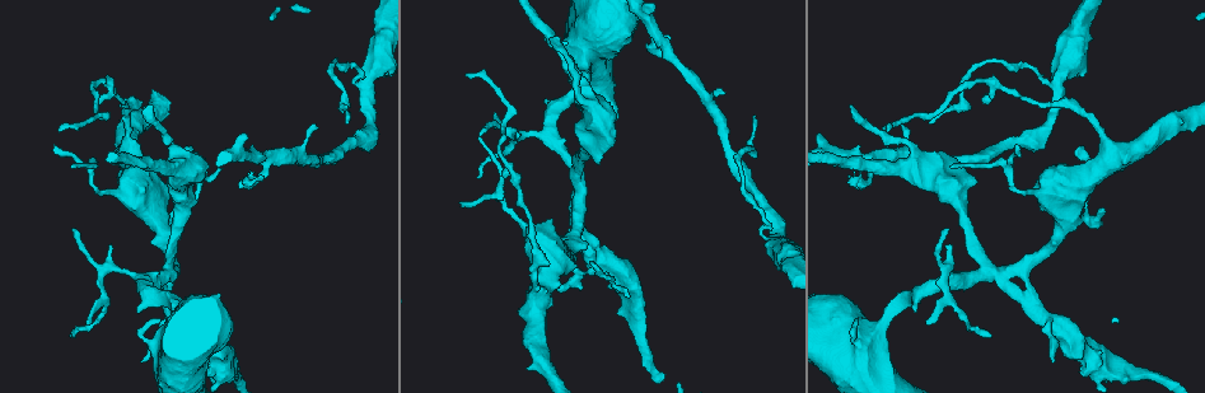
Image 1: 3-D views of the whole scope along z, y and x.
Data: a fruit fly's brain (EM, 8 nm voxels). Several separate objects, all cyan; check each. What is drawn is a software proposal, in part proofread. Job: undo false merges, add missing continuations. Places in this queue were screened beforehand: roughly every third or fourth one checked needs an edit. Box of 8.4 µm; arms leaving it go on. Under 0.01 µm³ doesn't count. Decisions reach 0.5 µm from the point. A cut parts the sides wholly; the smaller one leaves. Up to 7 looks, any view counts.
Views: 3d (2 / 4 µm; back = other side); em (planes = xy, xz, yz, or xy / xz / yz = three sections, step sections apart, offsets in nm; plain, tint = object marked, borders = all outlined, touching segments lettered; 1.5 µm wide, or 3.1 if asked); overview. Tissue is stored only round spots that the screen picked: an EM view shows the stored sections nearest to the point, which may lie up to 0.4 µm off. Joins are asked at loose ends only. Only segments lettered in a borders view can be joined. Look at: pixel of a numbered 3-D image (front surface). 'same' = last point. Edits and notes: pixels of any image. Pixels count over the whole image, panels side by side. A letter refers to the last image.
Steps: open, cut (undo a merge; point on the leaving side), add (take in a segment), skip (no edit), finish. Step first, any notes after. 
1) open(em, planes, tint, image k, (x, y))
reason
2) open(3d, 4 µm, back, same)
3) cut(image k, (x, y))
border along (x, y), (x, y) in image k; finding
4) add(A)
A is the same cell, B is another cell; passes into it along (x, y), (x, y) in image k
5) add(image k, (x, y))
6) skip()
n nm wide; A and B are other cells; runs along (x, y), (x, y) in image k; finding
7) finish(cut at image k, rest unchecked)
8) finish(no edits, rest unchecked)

open(em, planes, borders, image 1, (188, 149))
tapers out

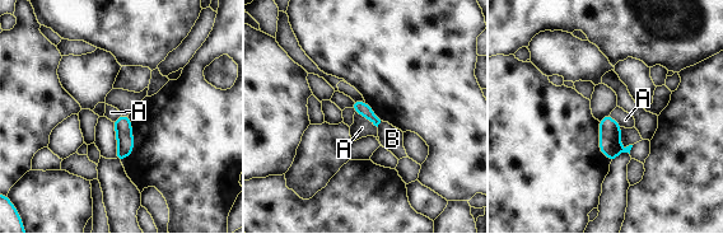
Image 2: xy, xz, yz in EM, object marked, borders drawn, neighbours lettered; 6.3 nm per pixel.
skip()
80 nm wide; A and B are other cells; border along (355, 111), (377, 127) in image 2; none of them fits

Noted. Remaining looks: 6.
open(em, xy, step 4, borders, image 1, (1043, 321))
branch point

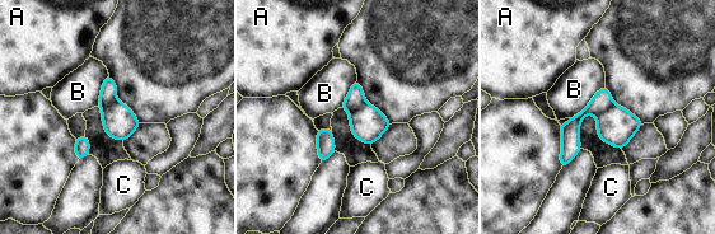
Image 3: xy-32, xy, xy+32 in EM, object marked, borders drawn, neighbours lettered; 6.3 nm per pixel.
open(em, planes, borders, same)
another direction

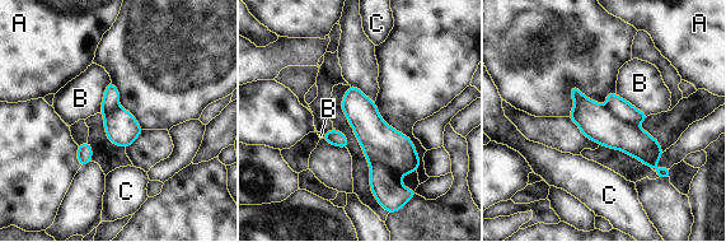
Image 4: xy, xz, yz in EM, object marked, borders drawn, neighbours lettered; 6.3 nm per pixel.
cut(image 4, (379, 142))
220 nm wide; A, B and C are other cells; two cells meet here

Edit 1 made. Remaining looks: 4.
open(overview)

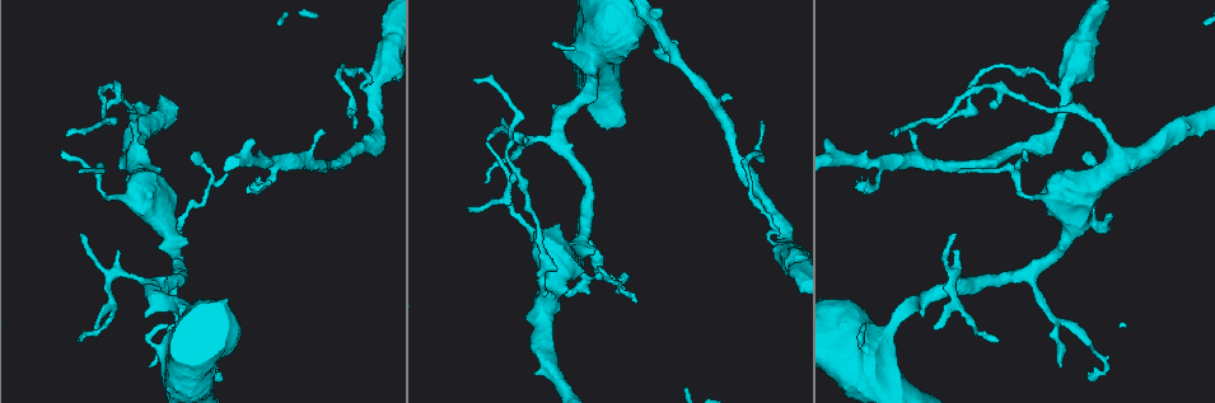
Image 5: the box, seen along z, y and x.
open(em, planes, tint, image 5, (952, 252))
branch stops here

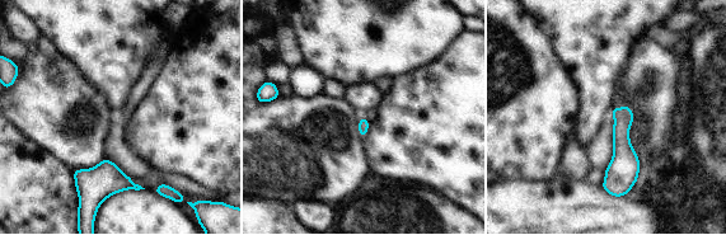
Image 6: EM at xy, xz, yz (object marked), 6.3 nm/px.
open(em, planes, borders, same)
see the neighbours

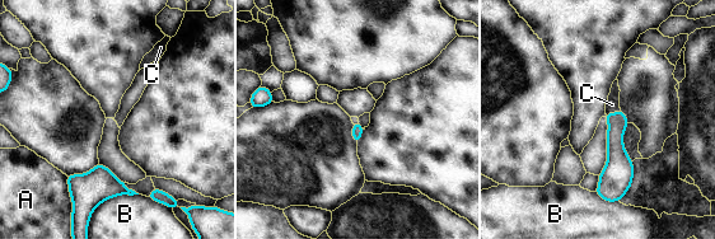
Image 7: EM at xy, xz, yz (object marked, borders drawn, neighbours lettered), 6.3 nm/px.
add(C)
C is the same cell, A and B are other cells; passes into it along (617, 122), (612, 113), (612, 104) in image 7; it goes on there

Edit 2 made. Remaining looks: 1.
finish(cut at image 4, add at image 7, rest unchecked)

